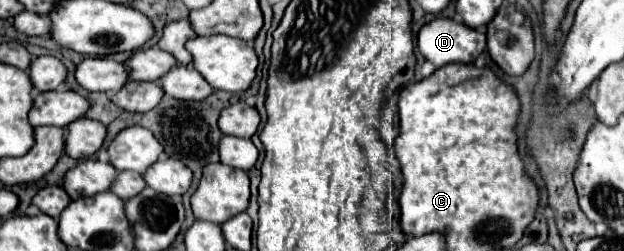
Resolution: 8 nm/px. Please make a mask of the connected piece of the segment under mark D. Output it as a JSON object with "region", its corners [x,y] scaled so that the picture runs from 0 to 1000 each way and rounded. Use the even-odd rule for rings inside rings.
{"region":[[[702,68],[673,116],[670,195],[699,267],[756,251],[779,195],[779,131],[731,76]]]}

